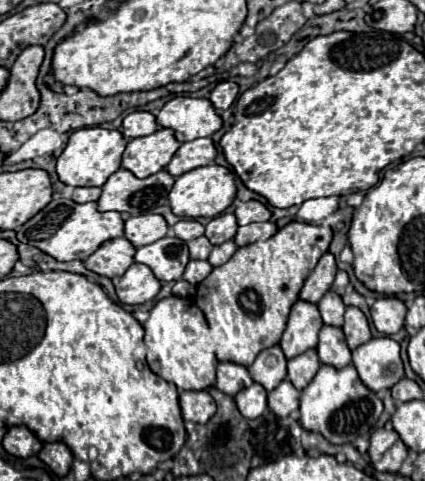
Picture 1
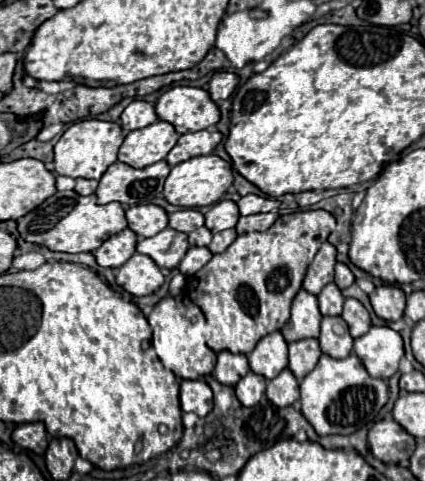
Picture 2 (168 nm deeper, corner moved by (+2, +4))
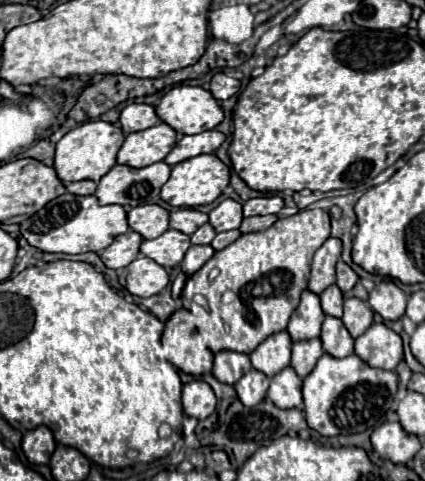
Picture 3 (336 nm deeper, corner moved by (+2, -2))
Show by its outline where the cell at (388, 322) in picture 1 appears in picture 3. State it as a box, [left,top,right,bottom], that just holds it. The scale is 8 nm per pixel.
[368,280,408,320]

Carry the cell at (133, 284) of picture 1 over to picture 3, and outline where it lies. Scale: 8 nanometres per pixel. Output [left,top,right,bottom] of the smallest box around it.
[122,256,170,298]

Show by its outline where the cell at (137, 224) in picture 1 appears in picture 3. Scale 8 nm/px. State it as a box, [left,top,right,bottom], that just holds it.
[128,204,168,238]

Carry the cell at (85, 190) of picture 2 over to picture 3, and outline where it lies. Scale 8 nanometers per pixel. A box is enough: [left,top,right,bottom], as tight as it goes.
[66,180,96,196]

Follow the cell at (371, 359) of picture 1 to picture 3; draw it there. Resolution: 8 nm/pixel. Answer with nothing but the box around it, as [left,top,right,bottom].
[356,324,402,370]

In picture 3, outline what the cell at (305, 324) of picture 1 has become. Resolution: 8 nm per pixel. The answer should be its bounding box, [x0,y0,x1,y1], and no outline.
[288,290,324,342]

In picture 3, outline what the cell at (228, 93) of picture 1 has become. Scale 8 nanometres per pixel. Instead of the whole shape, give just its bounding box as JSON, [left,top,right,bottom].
[210,72,240,100]

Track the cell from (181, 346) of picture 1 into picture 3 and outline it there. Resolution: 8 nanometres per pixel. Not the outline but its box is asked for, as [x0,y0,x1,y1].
[162,308,214,376]

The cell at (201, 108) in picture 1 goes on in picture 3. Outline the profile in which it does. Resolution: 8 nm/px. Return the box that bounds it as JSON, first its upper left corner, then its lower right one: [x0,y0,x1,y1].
[156,84,224,134]

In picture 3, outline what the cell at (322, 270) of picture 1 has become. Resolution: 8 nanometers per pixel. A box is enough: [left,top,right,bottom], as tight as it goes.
[308,238,342,294]

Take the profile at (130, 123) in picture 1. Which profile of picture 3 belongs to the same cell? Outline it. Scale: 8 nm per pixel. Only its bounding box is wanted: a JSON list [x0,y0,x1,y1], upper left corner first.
[120,104,160,134]

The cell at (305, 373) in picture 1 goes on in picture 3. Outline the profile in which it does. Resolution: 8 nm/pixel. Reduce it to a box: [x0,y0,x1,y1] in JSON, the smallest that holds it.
[290,338,324,378]

